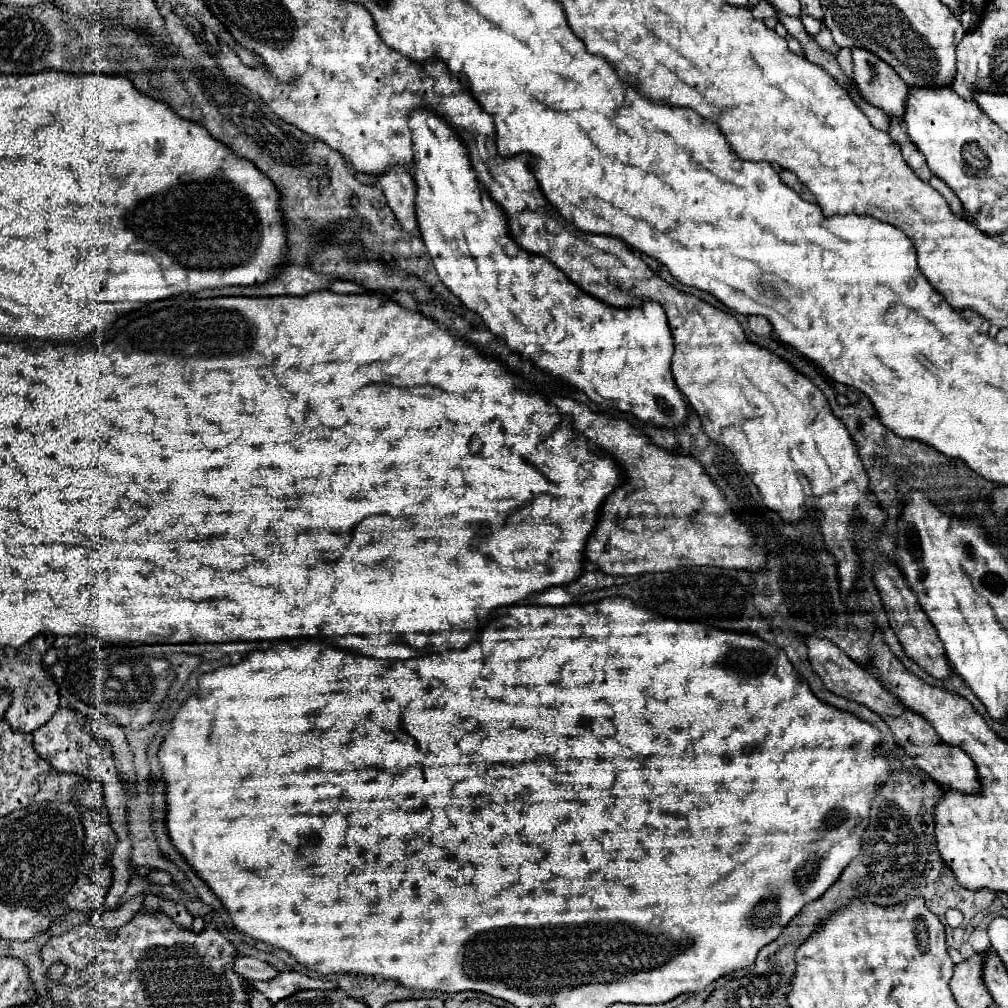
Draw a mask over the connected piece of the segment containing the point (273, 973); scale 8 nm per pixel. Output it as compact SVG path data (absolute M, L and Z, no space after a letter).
M238 956L234 960L234 972L244 976L248 982L272 980L278 976L278 968L270 966L268 962L258 960L258 958L250 958L250 956Z

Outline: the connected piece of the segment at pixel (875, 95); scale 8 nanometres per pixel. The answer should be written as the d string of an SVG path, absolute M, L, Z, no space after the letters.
M850 48L854 62L854 82L862 98L882 108L888 116L902 118L908 86L884 60L878 60L872 52L864 48Z

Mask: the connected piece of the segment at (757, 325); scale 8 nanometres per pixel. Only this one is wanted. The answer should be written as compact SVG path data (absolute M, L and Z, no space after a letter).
M750 316L748 318L748 328L756 334L756 336L768 336L772 332L772 326L766 318L762 316Z

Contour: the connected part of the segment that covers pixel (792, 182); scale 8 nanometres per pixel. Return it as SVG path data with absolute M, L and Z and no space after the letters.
M782 170L782 172L780 172L780 178L782 178L782 182L784 182L788 188L792 188L794 192L798 192L804 200L814 202L814 196L810 194L810 190L808 190L808 188L806 188L806 186L804 186L804 184L802 184L790 170Z

